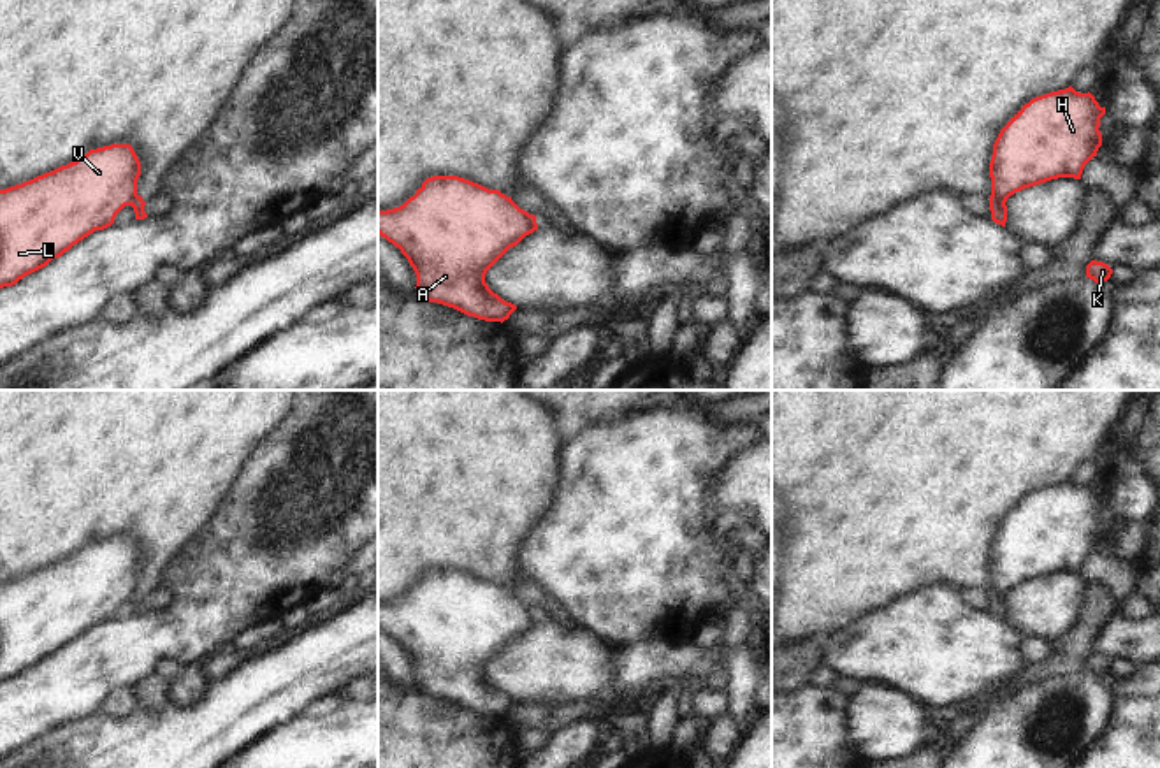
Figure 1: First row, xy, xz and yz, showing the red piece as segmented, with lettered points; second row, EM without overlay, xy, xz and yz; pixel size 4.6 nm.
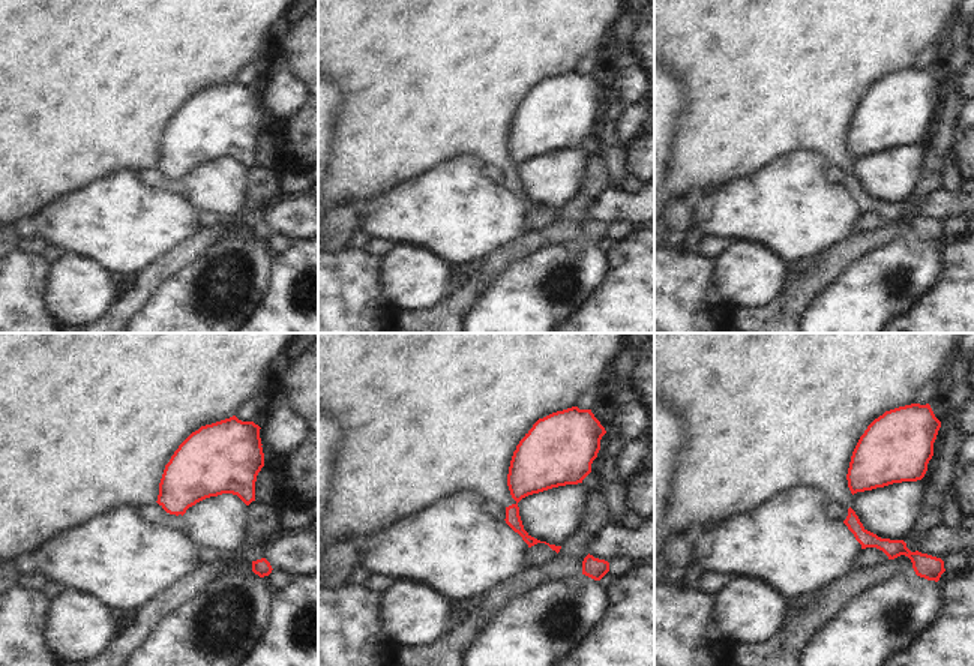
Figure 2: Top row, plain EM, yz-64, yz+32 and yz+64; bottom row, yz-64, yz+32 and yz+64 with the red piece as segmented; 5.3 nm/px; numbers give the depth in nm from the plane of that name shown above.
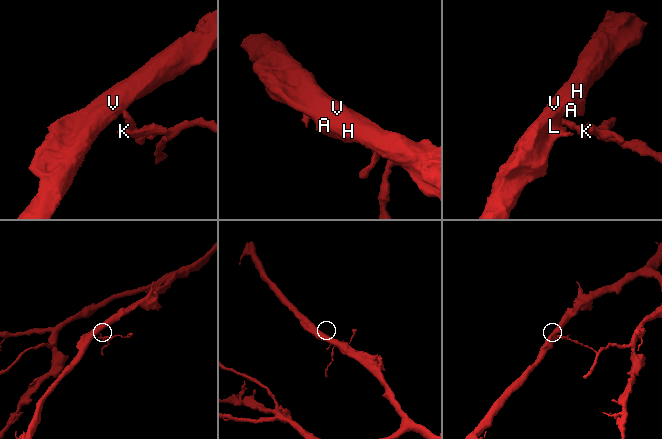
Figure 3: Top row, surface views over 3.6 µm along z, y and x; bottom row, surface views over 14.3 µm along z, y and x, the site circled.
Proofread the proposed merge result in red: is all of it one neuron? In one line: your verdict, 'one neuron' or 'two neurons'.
two neurons

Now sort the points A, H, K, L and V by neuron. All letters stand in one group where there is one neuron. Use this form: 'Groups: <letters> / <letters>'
Groups: A H L V / K.

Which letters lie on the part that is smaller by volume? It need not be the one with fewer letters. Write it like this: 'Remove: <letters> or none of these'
Remove: K

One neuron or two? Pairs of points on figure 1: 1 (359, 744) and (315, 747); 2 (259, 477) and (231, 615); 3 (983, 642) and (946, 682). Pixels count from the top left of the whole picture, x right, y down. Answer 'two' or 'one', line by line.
1: one
2: one
3: one

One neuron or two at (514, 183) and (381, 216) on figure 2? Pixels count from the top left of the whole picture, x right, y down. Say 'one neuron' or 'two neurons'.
two neurons

